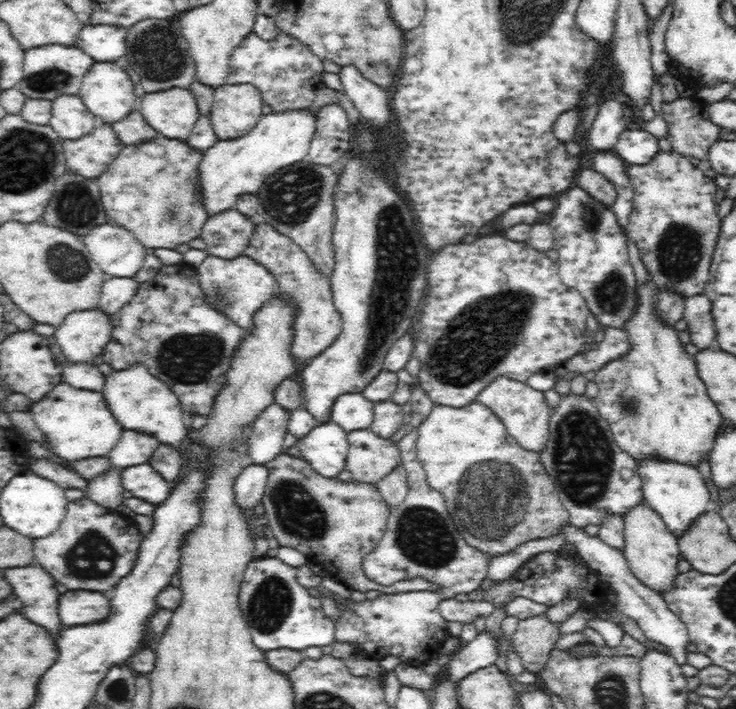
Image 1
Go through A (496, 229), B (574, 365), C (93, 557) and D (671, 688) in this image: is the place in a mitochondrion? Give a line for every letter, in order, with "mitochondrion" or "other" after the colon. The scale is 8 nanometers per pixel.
A: other
B: other
C: mitochondrion
D: other

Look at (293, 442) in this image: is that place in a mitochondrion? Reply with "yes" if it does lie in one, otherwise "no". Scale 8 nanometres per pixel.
no

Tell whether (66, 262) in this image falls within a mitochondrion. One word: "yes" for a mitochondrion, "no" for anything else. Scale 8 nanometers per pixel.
yes

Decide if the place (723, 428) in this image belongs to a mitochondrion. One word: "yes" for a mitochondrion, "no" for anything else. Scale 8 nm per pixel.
no

